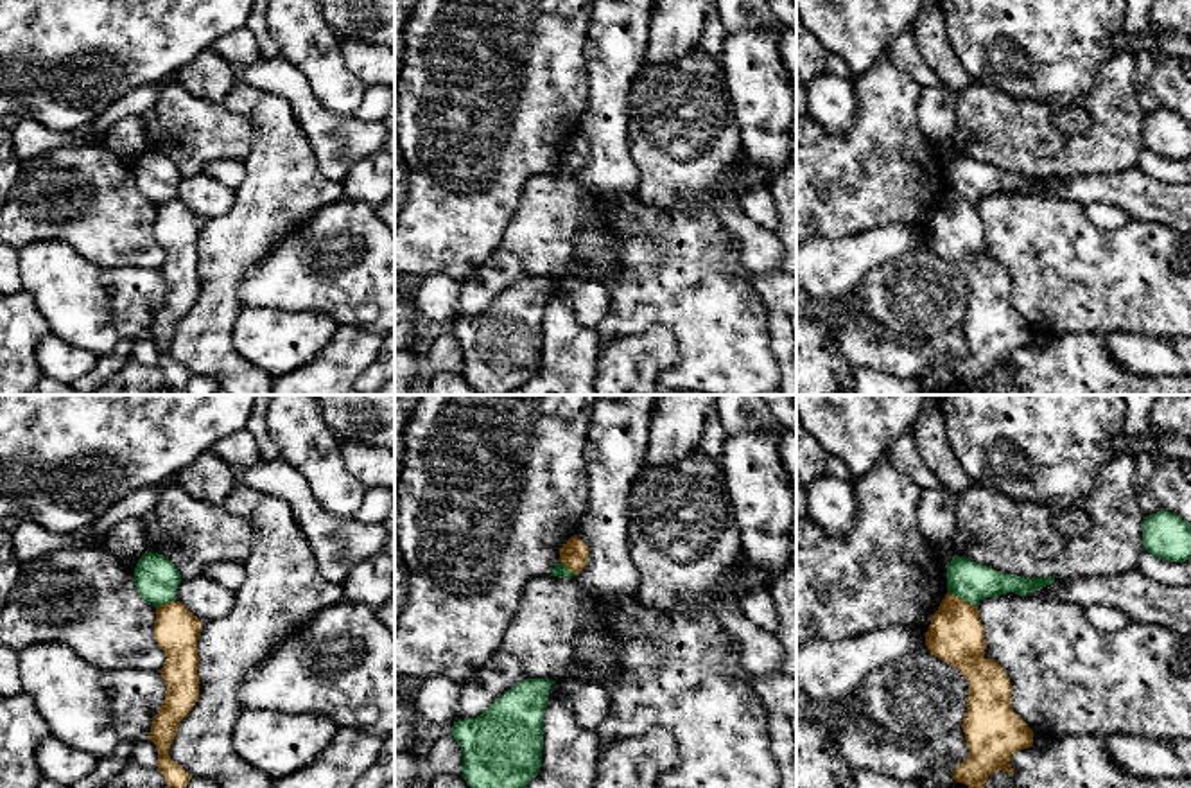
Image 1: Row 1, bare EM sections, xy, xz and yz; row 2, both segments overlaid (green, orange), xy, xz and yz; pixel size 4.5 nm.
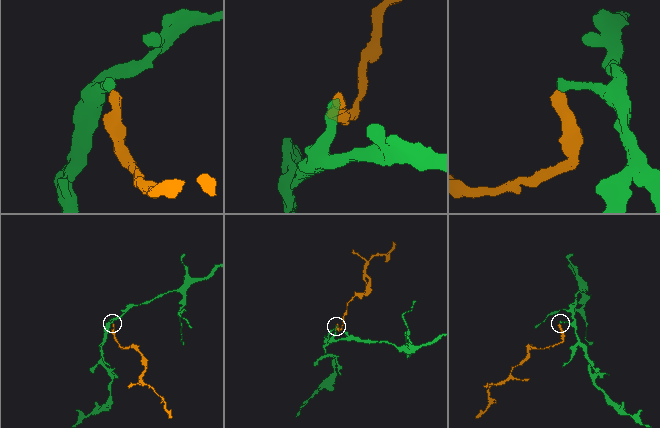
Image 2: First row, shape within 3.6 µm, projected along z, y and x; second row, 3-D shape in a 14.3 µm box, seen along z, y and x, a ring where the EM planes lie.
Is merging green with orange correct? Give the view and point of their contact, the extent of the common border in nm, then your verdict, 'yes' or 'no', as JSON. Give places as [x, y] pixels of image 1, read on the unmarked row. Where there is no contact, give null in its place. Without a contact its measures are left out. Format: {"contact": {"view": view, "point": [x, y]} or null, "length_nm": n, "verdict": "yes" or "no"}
{"contact": {"view": "yz", "point": [962, 196]}, "length_nm": 150, "verdict": "no"}

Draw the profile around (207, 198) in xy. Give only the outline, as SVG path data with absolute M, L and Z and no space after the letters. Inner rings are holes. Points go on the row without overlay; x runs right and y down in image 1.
M201 171L194 176L181 176L176 199L183 201L201 221L204 221L231 210L235 190L208 178Z

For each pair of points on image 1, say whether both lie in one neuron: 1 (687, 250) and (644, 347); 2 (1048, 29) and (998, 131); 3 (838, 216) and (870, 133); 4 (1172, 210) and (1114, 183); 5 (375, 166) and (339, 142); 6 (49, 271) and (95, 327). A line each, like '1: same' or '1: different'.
1: different
2: different
3: same
4: same
5: different
6: same

